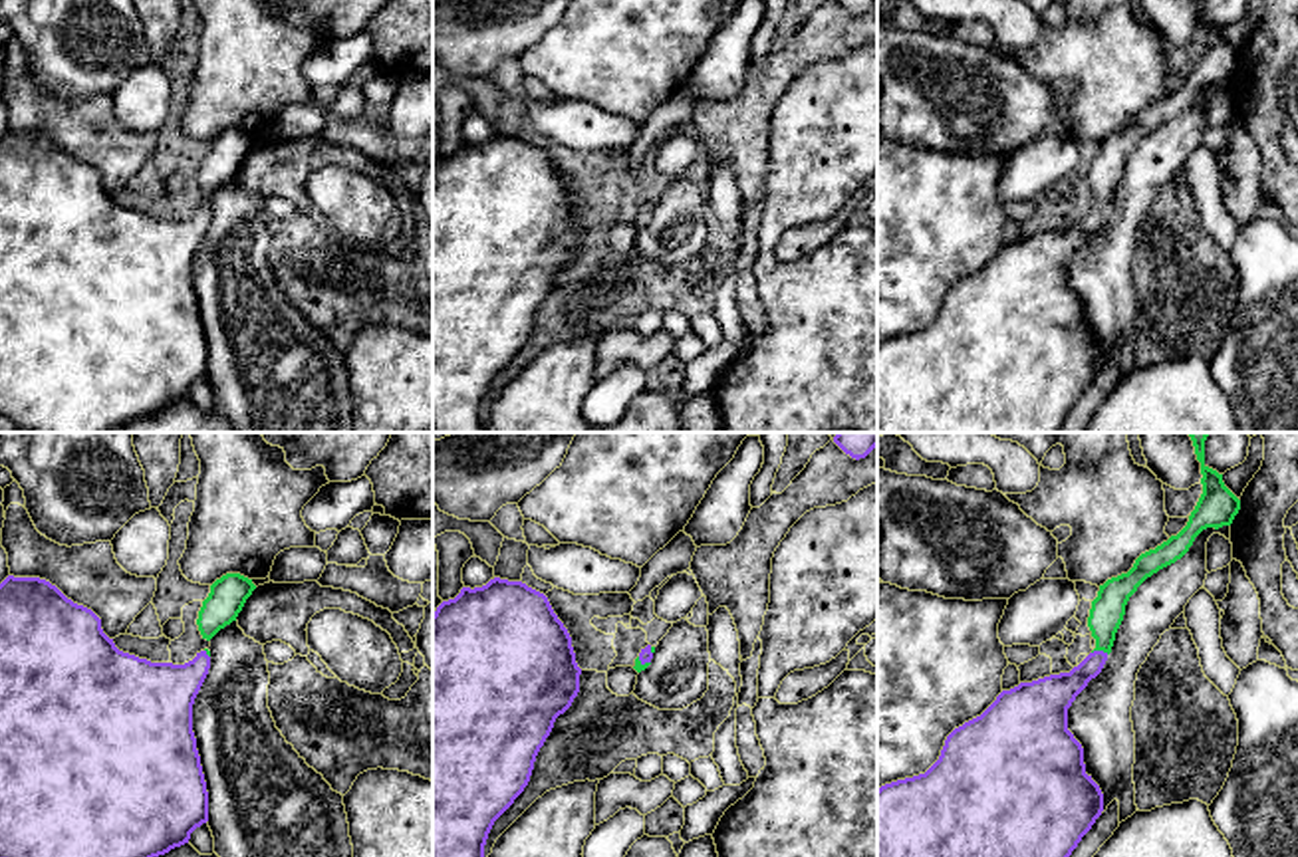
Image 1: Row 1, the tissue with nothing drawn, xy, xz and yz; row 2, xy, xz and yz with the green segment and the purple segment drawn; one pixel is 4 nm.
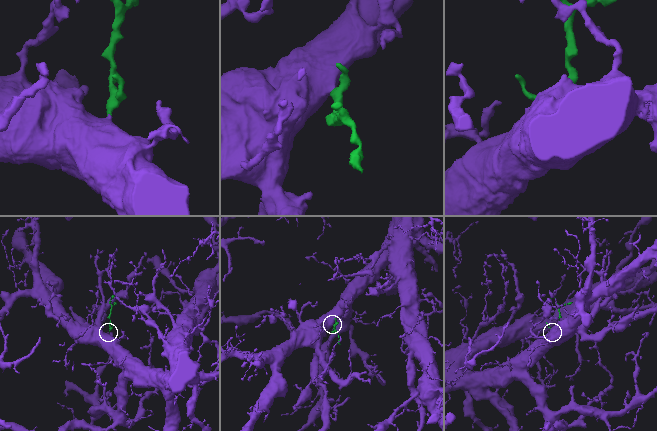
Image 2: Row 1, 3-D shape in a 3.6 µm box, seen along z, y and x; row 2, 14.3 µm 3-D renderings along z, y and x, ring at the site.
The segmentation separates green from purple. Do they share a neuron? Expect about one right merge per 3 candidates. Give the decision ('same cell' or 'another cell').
same cell

